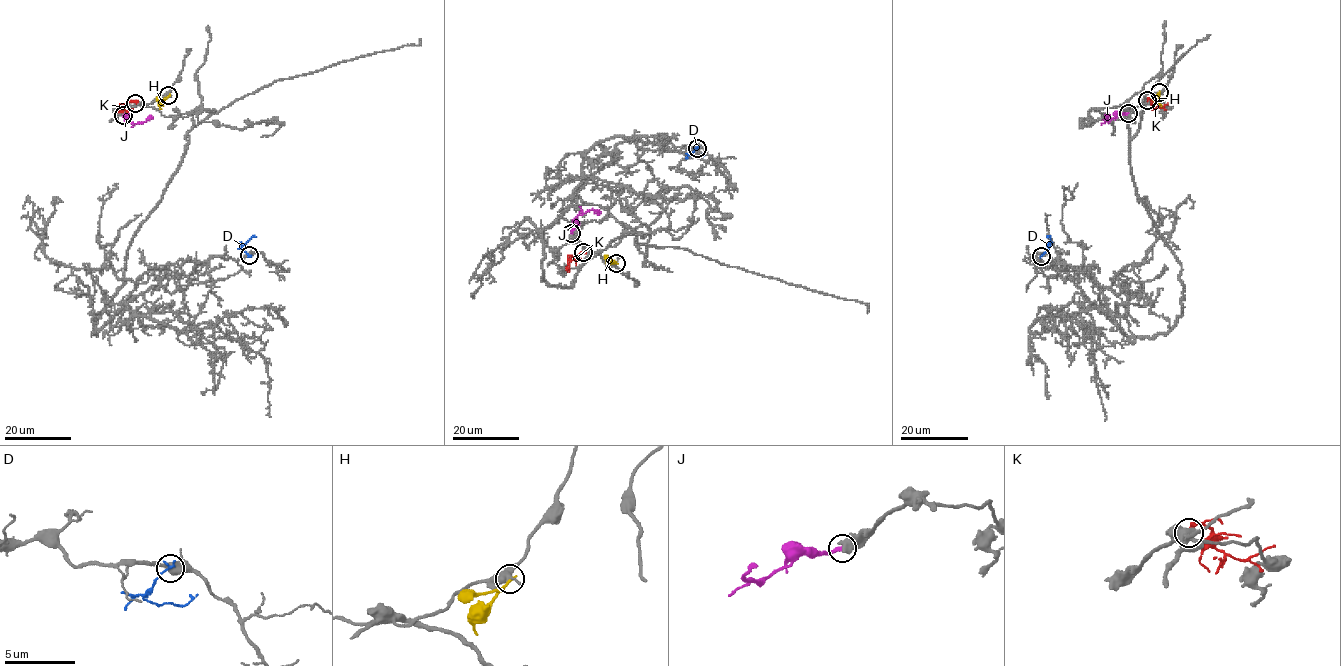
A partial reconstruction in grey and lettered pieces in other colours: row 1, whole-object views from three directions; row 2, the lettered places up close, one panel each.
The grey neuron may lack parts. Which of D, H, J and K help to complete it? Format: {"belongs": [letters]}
{"belongs": ["J"]}

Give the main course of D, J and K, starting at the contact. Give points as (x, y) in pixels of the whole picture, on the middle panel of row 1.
D: (697, 148), (691, 154), (703, 154)
J: (571, 233), (579, 214), (594, 209), (600, 214)
K: (584, 252), (569, 259), (568, 272)

